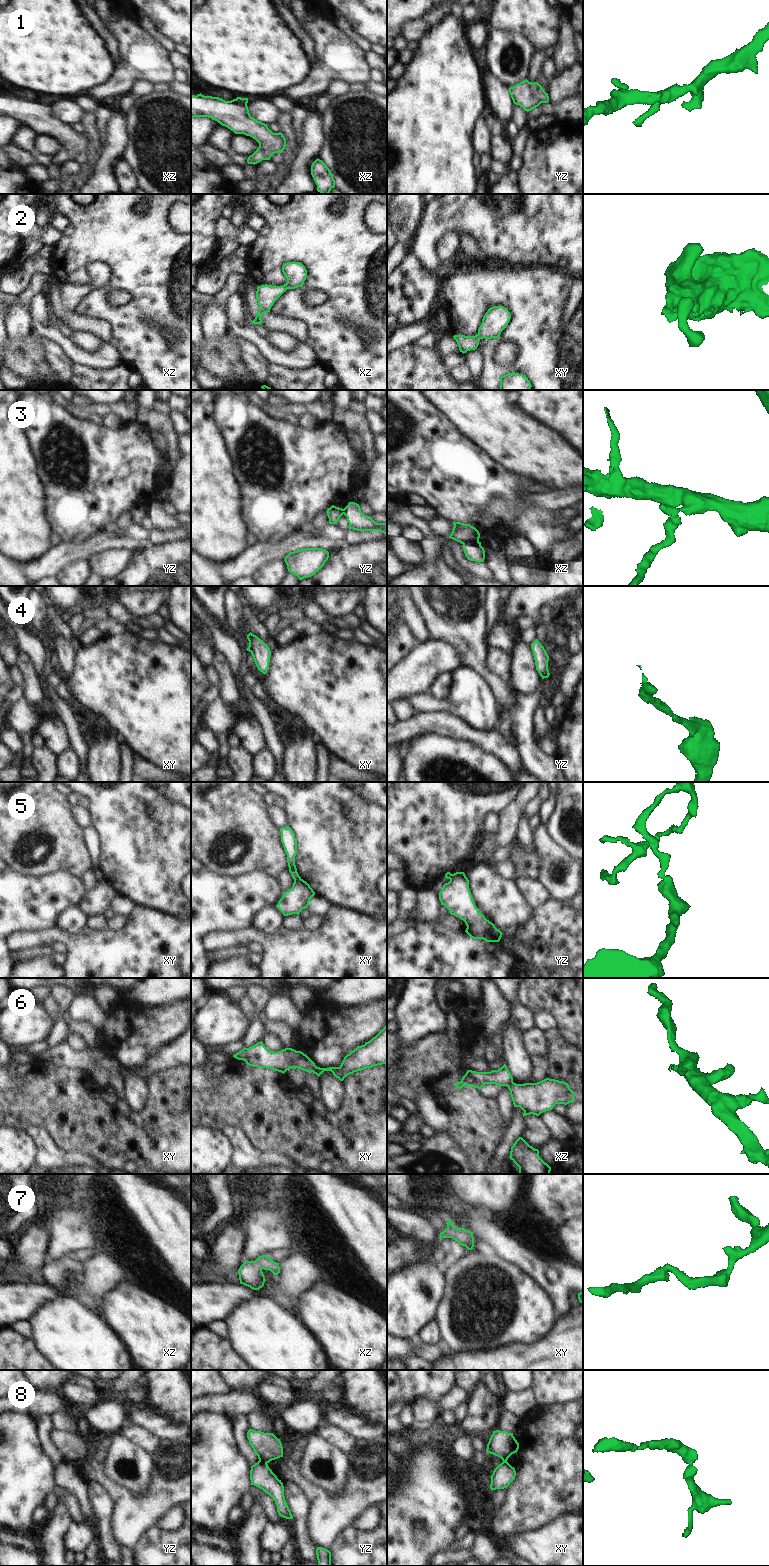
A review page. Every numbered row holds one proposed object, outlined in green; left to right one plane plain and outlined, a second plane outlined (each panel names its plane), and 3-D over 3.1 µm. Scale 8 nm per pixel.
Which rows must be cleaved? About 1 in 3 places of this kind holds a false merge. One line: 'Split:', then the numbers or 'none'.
Split: 3, 5, 6, 8

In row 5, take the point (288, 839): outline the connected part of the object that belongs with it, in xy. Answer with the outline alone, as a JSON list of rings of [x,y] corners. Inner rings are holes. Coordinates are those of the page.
[[[289,827],[280,828],[281,832],[281,842],[287,854],[287,863],[289,867],[289,872],[293,879],[295,879],[299,874],[295,865],[295,856],[297,854],[297,840],[295,838],[295,833]]]

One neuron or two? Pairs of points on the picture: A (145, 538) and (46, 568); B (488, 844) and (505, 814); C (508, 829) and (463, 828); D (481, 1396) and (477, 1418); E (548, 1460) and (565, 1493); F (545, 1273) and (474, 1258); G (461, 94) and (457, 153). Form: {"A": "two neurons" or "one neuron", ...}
{"A": "one neuron", "B": "one neuron", "C": "two neurons", "D": "one neuron", "E": "one neuron", "F": "two neurons", "G": "one neuron"}

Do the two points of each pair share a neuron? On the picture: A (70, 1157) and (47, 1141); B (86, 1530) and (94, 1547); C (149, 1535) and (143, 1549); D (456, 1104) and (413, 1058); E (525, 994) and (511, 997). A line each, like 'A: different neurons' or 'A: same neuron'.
A: same neuron
B: different neurons
C: same neuron
D: same neuron
E: different neurons

